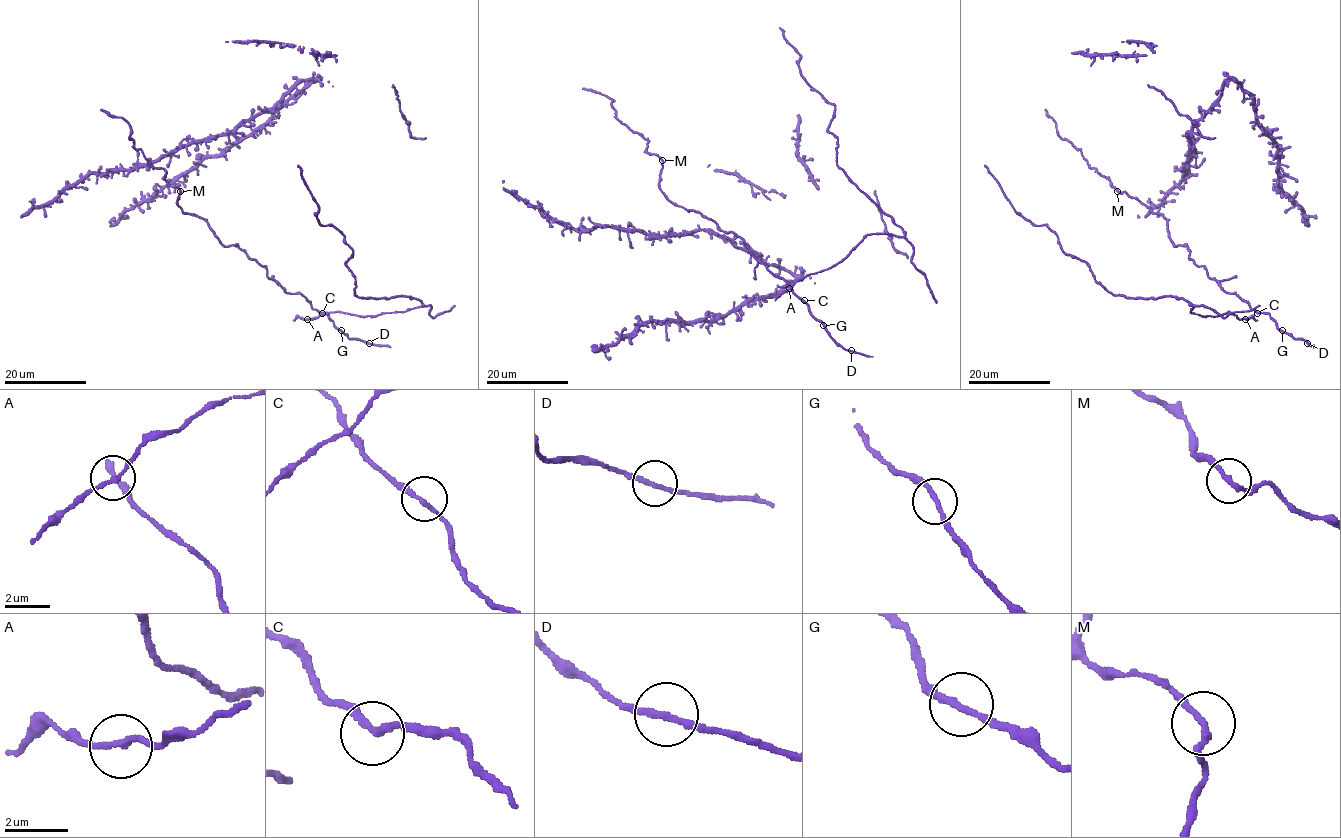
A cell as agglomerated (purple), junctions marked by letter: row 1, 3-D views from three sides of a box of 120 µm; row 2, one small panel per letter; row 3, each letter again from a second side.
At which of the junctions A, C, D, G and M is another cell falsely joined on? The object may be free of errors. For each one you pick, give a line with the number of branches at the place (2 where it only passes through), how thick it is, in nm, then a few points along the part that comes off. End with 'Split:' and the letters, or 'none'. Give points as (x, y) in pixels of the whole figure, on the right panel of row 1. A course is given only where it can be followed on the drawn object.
Split: none

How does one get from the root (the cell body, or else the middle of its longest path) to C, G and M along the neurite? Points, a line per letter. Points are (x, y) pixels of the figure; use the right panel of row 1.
C: (1175, 246), (1185, 245), (1189, 258), (1203, 266), (1209, 277), (1257, 313)
G: (1175, 246), (1185, 245), (1189, 258), (1203, 266), (1223, 291), (1236, 294), (1251, 309), (1269, 314), (1282, 330)
M: (1175, 246), (1162, 215), (1154, 213), (1124, 191), (1117, 191)

